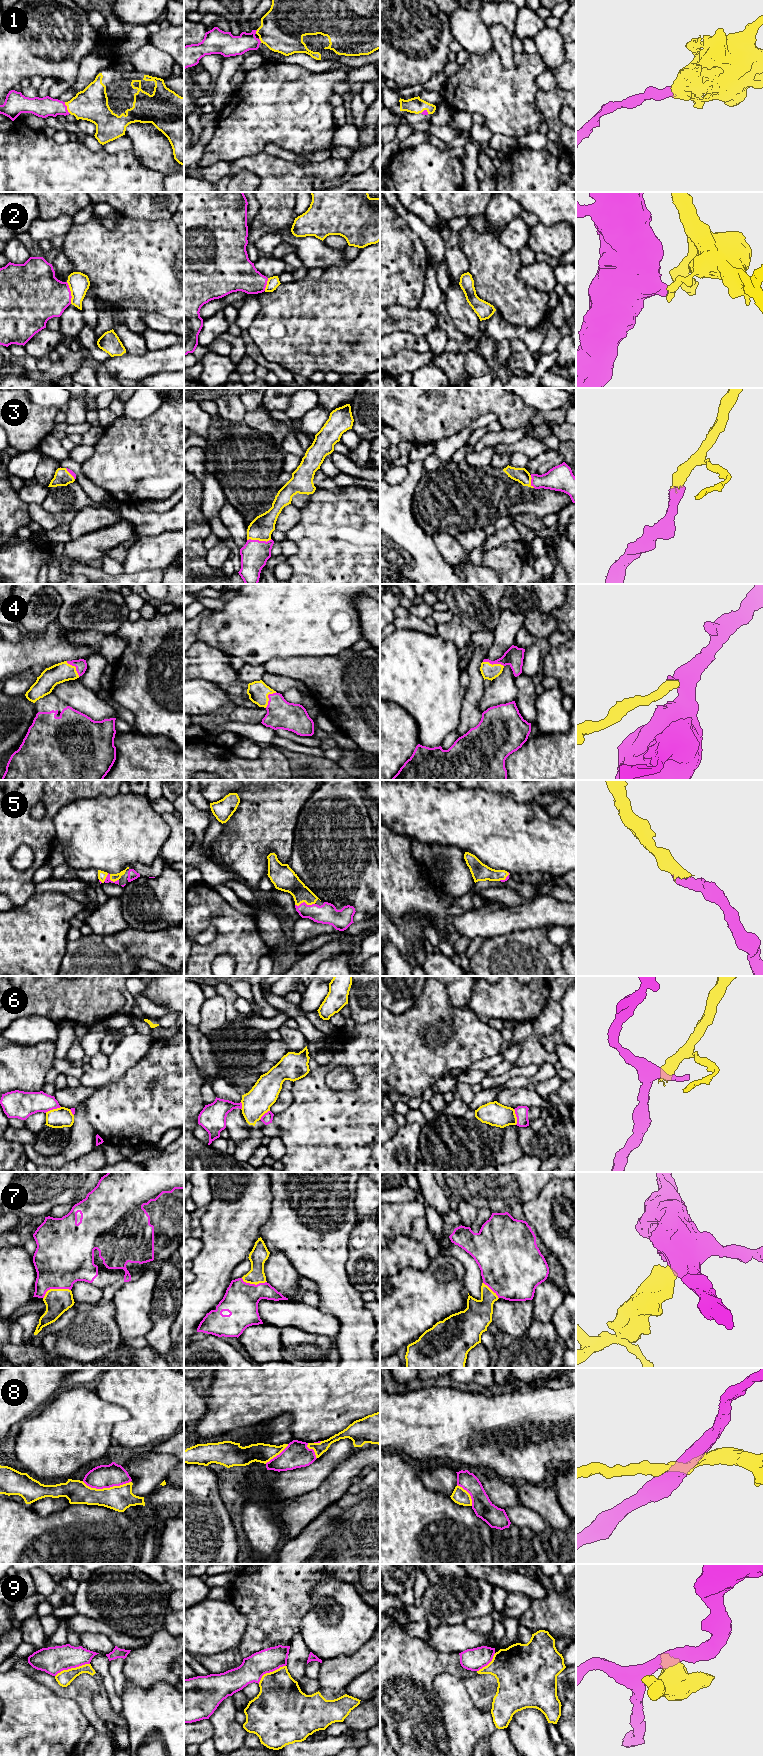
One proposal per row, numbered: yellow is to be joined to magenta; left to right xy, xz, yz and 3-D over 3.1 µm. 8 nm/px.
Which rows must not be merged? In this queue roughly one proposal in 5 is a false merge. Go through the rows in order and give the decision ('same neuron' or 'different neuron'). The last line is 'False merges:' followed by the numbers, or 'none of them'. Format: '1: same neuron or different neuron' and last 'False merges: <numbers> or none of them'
1: same neuron
2: different neuron
3: same neuron
4: same neuron
5: same neuron
6: different neuron
7: same neuron
8: different neuron
9: different neuron
False merges: 2, 6, 8, 9

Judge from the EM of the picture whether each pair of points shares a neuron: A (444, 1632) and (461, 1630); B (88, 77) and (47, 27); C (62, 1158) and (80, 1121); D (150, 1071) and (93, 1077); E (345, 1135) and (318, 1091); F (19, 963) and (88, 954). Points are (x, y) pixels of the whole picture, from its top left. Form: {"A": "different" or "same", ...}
{"A": "same", "B": "different", "C": "same", "D": "different", "E": "same", "F": "different"}

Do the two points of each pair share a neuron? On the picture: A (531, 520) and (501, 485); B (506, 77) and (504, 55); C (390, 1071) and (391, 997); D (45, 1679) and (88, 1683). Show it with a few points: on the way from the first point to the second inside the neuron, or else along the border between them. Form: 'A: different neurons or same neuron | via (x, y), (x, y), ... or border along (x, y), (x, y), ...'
A: different neurons | border along (513, 517), (522, 513), (532, 513), (541, 518)
B: different neurons | border along (493, 48), (504, 66), (511, 67), (514, 64)
C: different neurons | border along (413, 1003), (402, 1013), (390, 1012)
D: same neuron | via (56, 1688), (59, 1690), (77, 1690)

